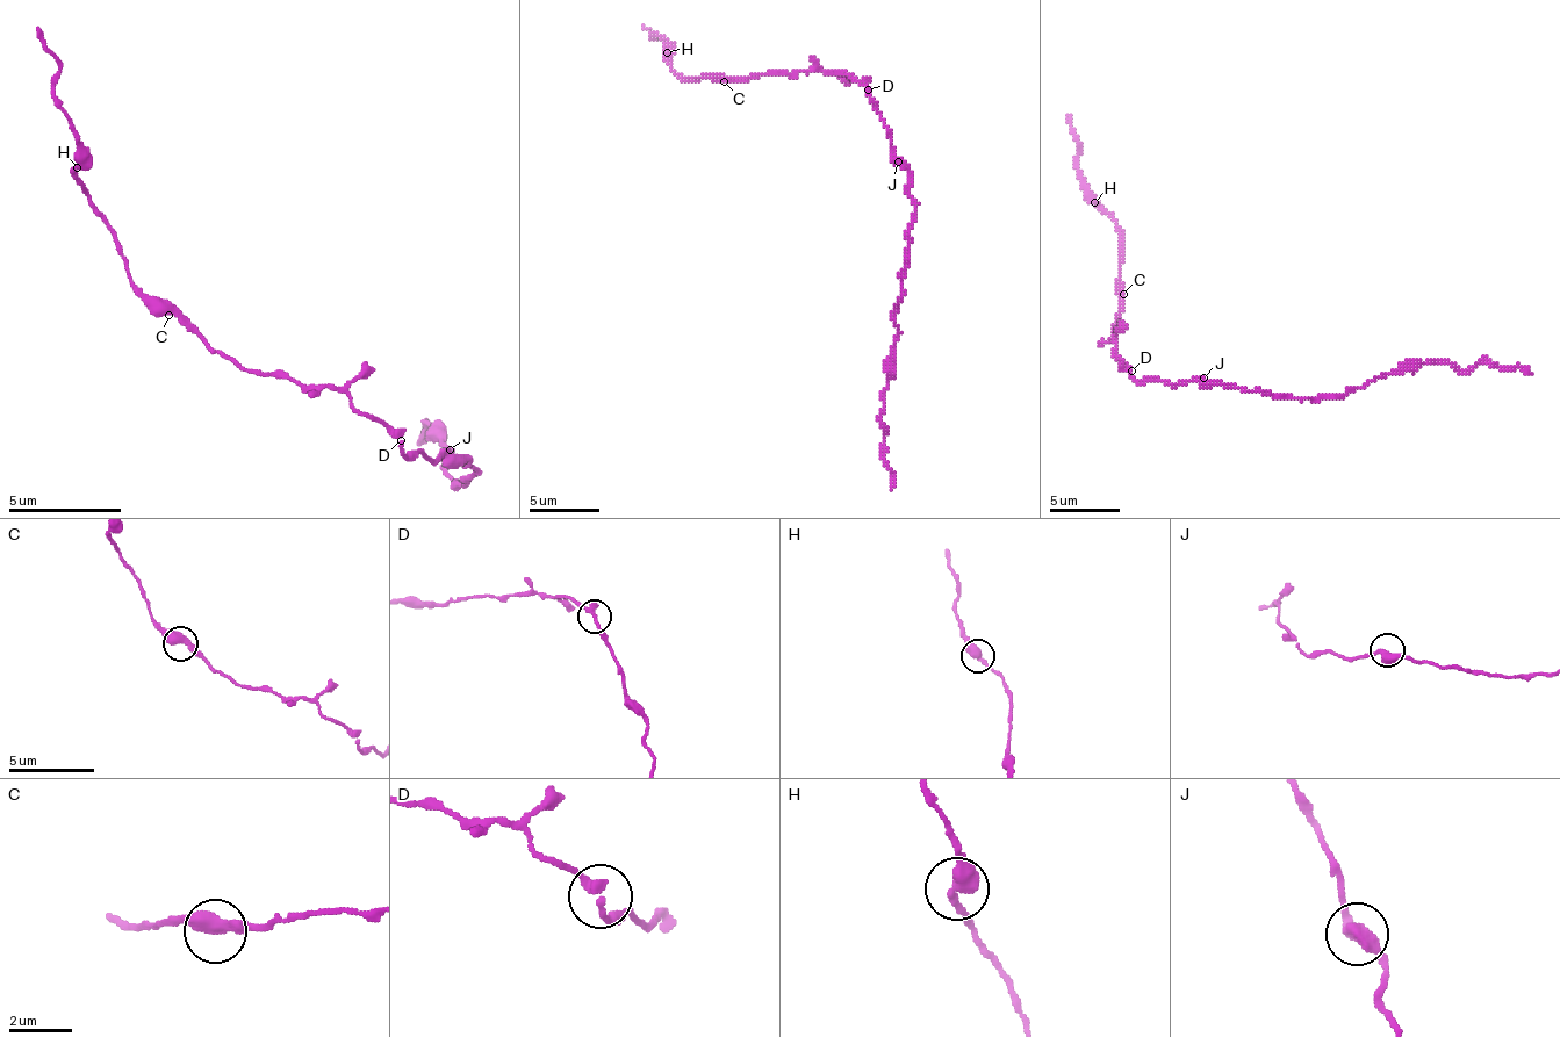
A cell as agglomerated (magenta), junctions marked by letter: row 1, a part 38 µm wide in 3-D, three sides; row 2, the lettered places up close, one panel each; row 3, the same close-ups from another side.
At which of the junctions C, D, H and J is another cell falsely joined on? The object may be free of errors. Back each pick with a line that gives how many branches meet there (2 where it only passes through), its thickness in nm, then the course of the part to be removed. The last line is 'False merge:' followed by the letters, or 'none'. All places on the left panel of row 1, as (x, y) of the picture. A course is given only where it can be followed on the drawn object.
False merge: none

